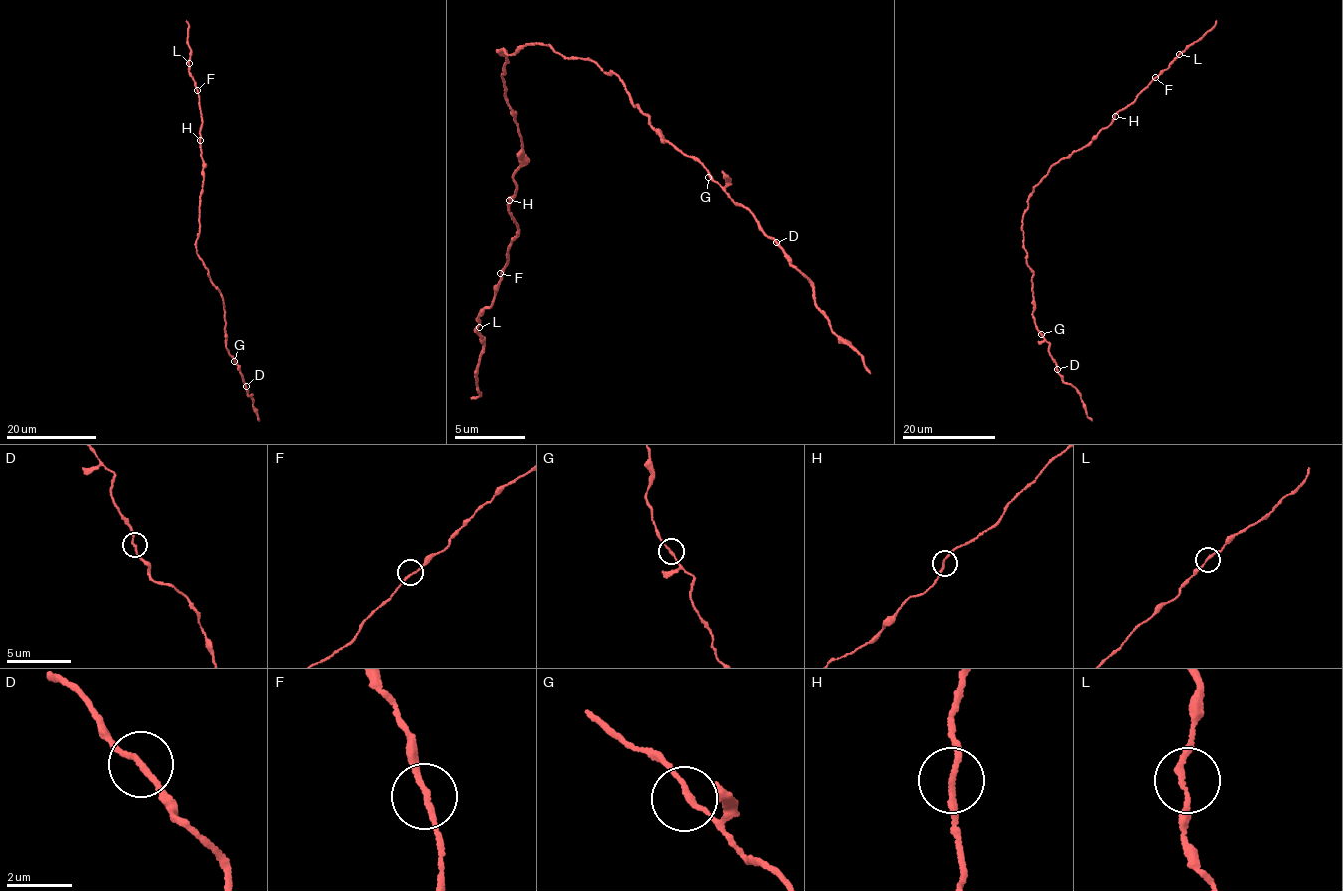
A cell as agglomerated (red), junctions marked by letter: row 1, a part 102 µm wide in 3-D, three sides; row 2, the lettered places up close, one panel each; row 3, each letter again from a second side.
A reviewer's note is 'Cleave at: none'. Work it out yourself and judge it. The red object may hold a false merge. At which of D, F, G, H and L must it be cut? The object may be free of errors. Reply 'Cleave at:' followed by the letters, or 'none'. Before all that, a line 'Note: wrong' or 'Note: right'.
Note: wrong
Cleave at: D

